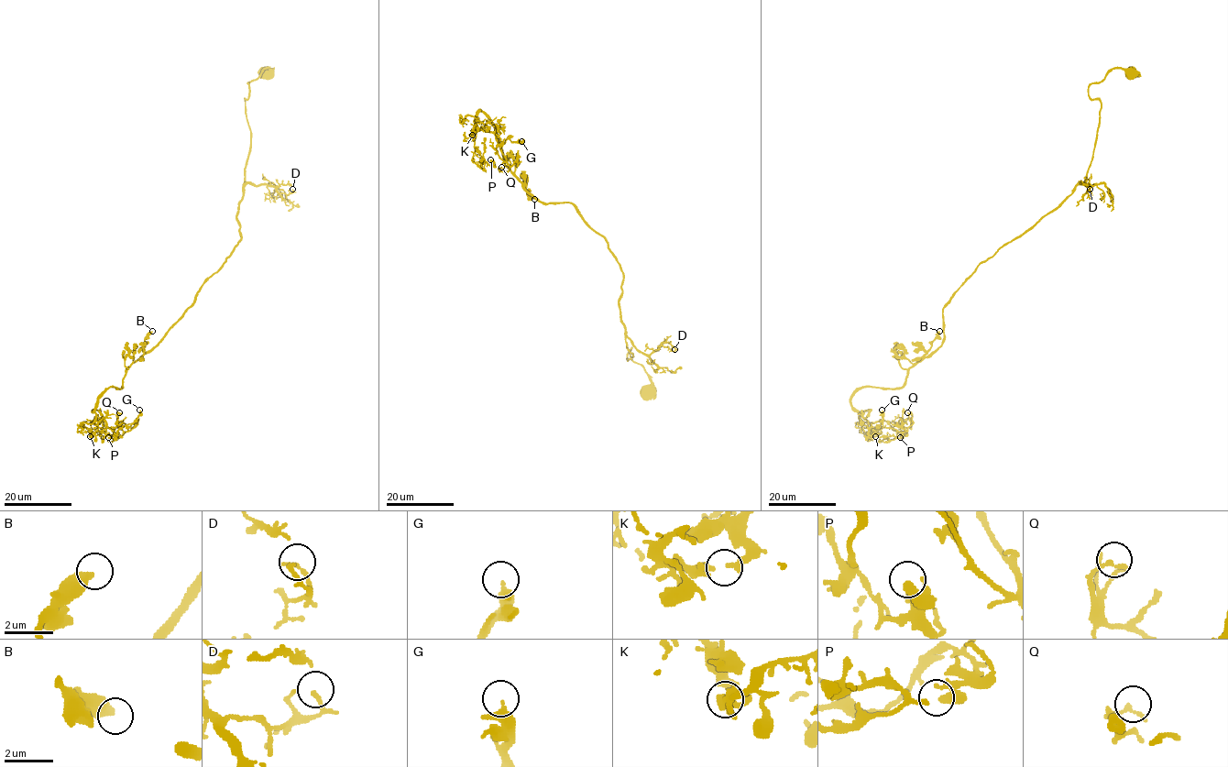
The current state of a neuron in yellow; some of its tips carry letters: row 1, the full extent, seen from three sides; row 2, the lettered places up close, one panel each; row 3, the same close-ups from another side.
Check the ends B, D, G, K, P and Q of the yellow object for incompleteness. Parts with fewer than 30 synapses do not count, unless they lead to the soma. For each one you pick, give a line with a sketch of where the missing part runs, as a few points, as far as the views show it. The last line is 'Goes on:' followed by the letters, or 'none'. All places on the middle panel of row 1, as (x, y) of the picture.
Goes on: none

